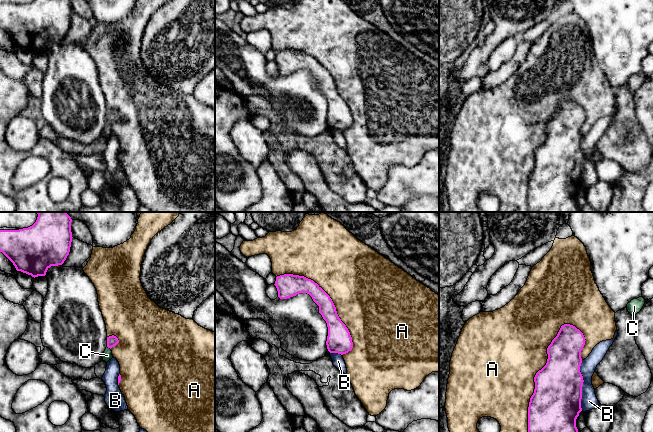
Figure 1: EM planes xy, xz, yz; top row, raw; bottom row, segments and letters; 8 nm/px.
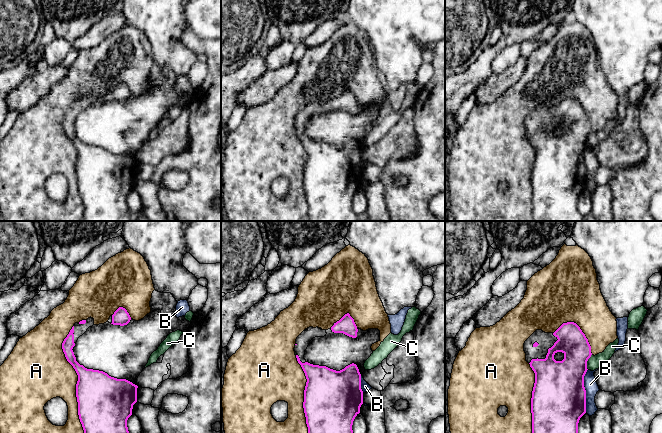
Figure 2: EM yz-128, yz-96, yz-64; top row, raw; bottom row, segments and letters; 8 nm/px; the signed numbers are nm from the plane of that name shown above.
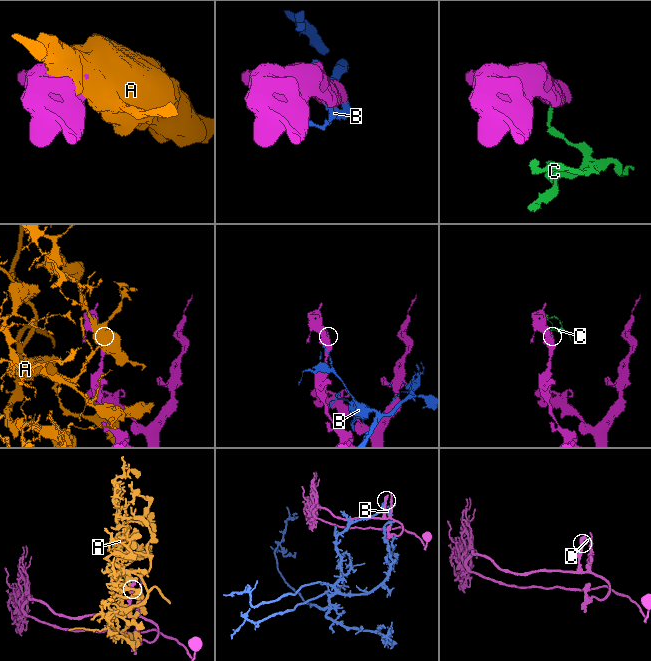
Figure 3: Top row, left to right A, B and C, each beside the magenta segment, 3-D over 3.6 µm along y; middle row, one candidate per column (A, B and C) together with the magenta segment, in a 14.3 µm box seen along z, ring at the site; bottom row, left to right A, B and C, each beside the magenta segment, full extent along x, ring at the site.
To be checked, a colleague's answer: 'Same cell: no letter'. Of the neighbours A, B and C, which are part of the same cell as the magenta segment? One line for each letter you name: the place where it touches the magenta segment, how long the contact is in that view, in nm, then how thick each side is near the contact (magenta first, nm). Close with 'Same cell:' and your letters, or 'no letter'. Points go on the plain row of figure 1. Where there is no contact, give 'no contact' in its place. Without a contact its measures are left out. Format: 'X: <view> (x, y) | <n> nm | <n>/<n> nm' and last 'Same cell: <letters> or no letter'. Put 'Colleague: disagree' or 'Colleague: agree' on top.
Colleague: agree
Same cell: no letter

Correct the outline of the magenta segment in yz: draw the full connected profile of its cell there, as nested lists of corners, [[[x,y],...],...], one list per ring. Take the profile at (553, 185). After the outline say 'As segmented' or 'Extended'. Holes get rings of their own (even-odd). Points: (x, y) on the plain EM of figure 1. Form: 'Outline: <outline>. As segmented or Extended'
Outline: [[[564,100],[548,122],[547,139],[534,153],[535,165],[528,183],[528,212],[579,212],[576,195],[582,187],[581,175],[584,156],[580,142],[582,139],[581,127],[585,117],[585,113],[579,105],[573,101]]]. As segmented

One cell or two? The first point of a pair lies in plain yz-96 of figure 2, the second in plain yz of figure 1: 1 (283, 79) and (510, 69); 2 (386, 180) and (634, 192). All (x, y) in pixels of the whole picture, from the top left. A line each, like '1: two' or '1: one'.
1: one
2: one

